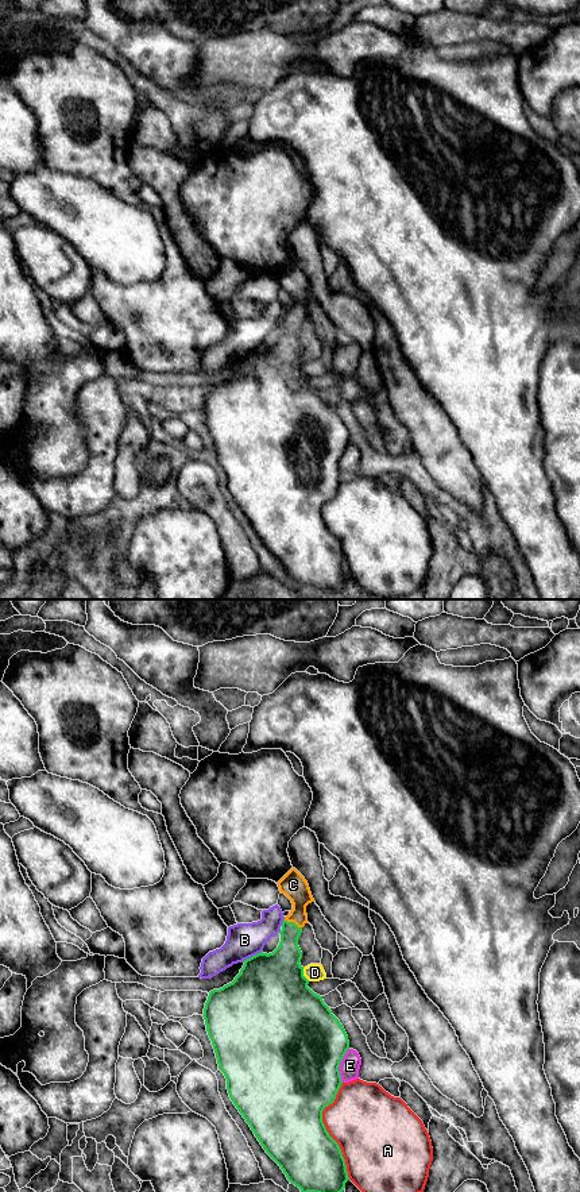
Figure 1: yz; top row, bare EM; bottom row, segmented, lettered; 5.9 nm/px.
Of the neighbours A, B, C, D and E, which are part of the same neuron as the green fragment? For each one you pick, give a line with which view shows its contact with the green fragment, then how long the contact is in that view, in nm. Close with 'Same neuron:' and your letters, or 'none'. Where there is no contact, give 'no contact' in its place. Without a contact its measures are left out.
C: contact in yz; length 120 nm
Same neuron: C

